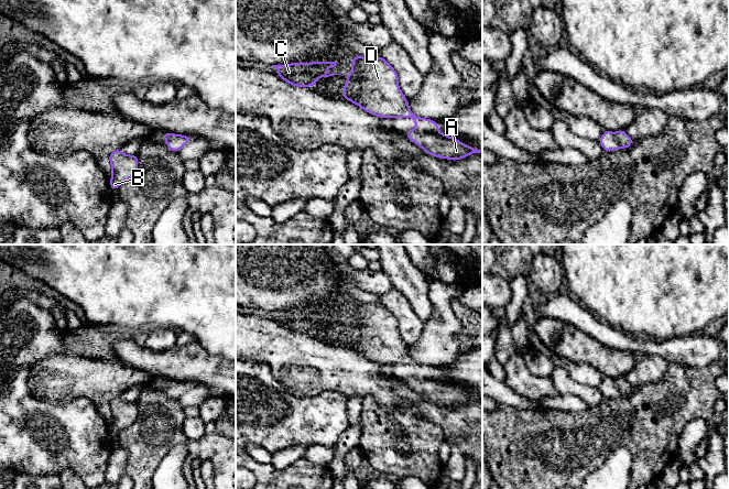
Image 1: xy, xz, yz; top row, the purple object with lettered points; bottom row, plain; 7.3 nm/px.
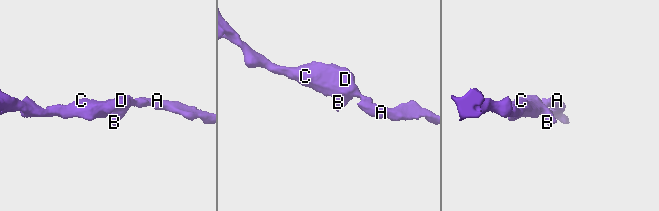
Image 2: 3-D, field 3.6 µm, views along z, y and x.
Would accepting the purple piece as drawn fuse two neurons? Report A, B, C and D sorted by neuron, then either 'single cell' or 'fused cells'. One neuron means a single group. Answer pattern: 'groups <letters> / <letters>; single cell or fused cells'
groups A B C D; single cell

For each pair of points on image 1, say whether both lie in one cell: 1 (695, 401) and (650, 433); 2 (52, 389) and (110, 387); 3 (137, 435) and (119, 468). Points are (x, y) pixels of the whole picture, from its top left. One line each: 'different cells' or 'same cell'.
1: same cell
2: same cell
3: different cells

